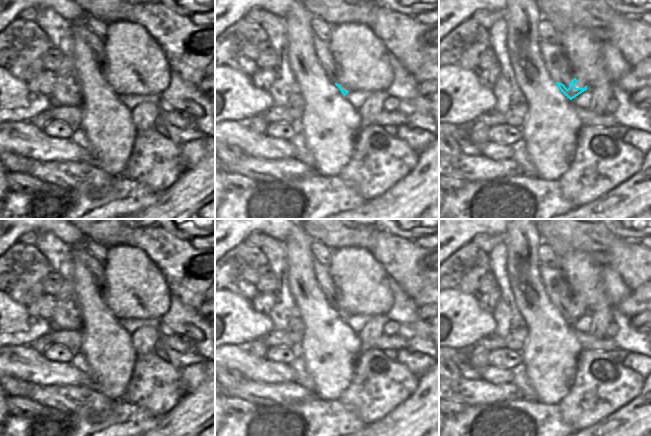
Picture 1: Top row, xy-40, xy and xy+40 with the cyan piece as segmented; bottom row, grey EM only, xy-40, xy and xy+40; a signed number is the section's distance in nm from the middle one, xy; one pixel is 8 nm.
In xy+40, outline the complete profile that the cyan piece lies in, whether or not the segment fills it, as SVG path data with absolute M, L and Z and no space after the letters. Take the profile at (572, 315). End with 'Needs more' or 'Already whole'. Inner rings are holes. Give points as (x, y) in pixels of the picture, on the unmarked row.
M574 302L569 307L569 312L567 313L564 308L560 306L556 306L557 310L561 314L561 316L570 324L581 318L582 316L587 314L587 309L584 312L576 312L574 309L578 306L576 302Z. Already whole

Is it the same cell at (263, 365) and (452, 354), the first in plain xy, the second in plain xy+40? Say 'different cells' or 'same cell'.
same cell

